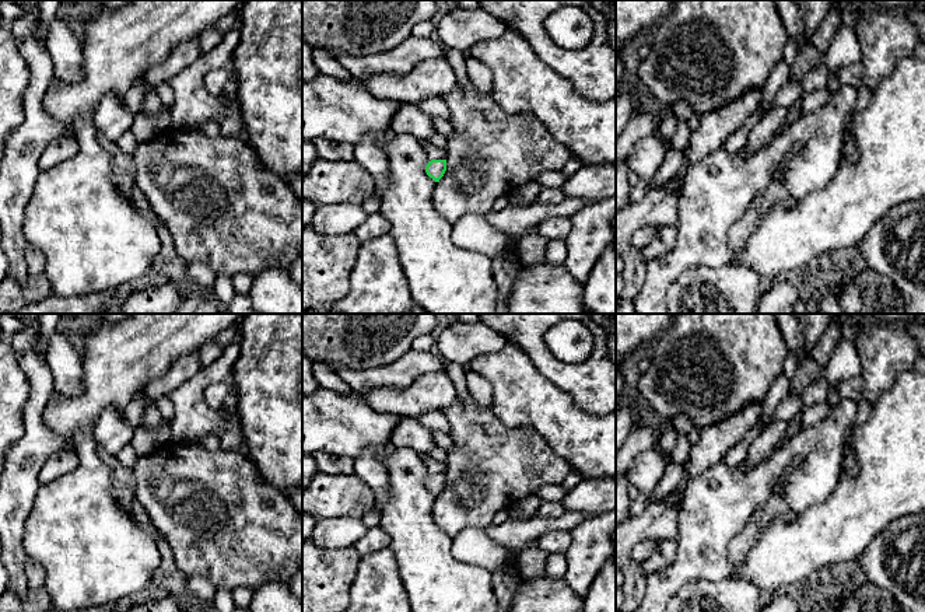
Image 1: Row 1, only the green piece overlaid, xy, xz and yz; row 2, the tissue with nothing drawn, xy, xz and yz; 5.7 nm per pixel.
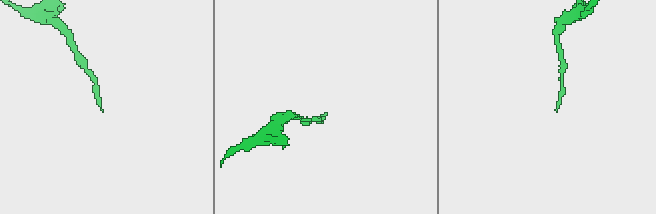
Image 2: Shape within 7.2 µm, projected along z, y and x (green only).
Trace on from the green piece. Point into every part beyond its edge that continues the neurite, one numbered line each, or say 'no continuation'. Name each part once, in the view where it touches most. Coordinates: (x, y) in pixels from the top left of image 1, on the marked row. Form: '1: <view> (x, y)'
1: xz (433, 153)

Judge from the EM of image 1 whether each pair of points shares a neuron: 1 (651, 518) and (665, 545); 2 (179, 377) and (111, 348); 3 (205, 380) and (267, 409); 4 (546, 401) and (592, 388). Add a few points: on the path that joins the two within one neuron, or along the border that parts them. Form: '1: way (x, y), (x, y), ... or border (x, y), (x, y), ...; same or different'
1: border (673, 537), (658, 541); different
2: border (195, 353), (186, 353), (179, 357), (144, 390); different
3: border (239, 349), (231, 376), (227, 380); different
4: border (542, 374), (564, 391), (581, 409), (594, 415); different

